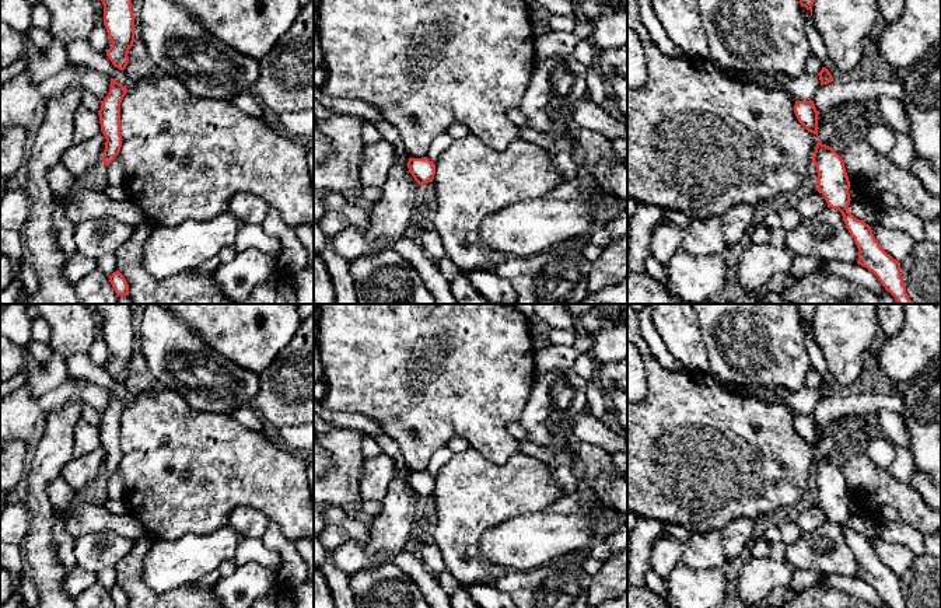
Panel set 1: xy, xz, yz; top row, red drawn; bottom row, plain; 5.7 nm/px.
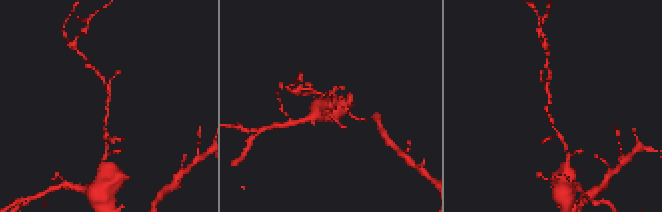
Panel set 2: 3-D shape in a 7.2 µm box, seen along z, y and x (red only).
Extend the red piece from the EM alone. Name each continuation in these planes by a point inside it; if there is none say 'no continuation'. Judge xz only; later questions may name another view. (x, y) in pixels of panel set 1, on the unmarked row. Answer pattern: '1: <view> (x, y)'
no continuation

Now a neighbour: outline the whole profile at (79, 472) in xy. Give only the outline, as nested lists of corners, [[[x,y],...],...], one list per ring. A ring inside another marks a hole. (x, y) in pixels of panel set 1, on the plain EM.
[[[101,445],[85,455],[73,457],[63,465],[60,478],[73,490],[83,490],[102,475],[105,455],[106,452]]]

